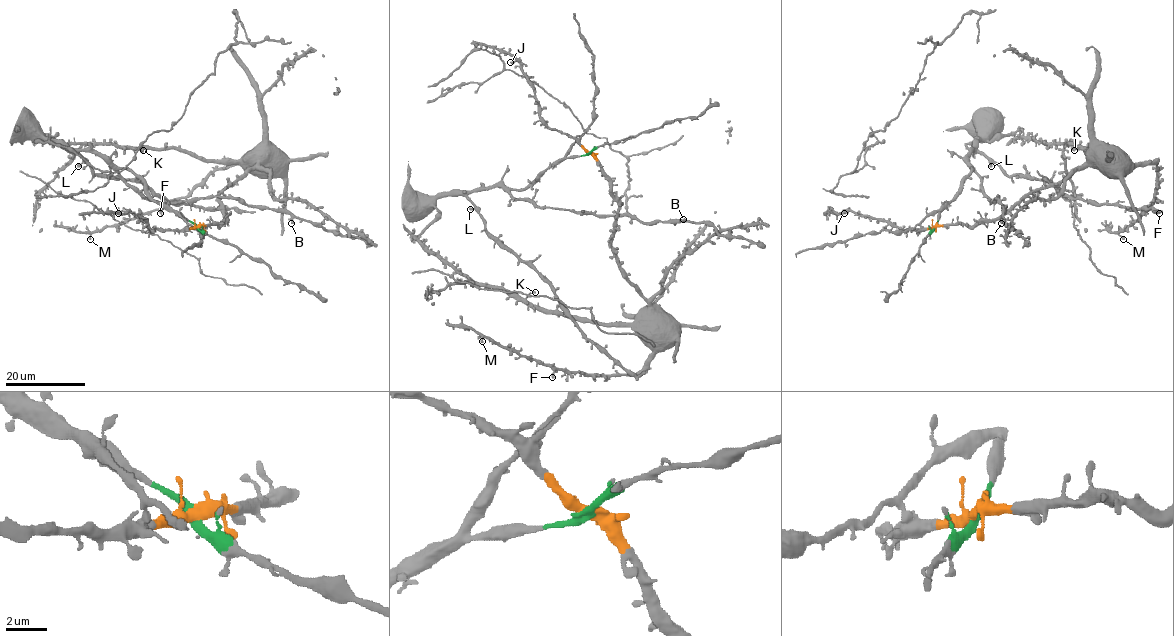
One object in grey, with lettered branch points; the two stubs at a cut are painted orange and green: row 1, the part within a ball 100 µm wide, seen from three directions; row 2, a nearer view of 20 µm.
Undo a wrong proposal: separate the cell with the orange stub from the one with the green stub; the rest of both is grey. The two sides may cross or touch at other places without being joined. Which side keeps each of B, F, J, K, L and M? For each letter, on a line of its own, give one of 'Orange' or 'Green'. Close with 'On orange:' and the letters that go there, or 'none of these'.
B: Green
F: Orange
J: Orange
K: Orange
L: Green
M: Orange
On orange: F, J, K, M

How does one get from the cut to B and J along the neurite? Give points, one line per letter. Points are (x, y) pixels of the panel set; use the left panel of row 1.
B: (197, 226), (166, 210), (139, 178), (117, 170), (155, 200), (231, 196), (250, 205), (285, 209), (291, 223)
J: (197, 226), (151, 229), (131, 211), (121, 210), (118, 213)

